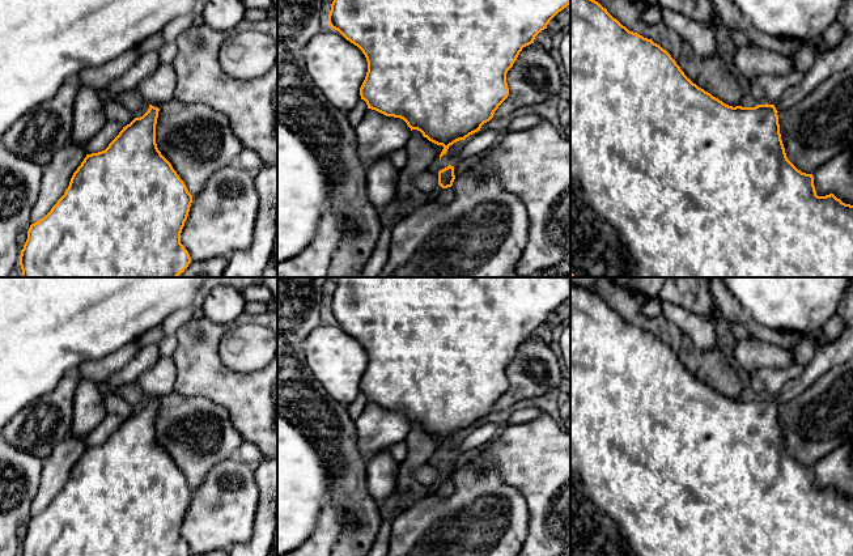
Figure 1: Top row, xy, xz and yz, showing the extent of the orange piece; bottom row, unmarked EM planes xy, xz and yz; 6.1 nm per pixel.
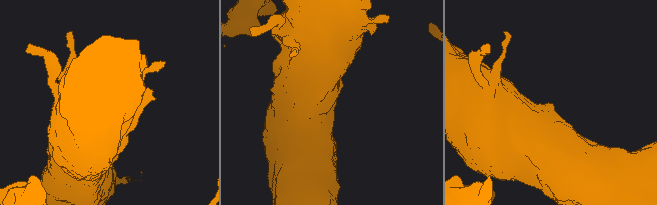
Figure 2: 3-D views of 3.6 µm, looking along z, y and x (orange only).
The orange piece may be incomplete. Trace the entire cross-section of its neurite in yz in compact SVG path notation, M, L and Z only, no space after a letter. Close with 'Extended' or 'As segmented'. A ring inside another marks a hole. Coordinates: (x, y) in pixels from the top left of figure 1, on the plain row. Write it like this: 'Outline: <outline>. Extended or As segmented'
Outline: M853 277L837 307L837 314L844 322L843 332L833 341L828 341L826 345L816 348L810 364L798 377L789 379L776 398L765 396L755 400L733 400L693 377L671 348L659 338L637 326L629 324L598 294L570 284L570 556L853 556L853 498L843 496L833 487L826 489L816 488L812 467L802 466L786 450L777 408L778 404L785 404L803 392L816 378L831 368L853 360Z. Extended

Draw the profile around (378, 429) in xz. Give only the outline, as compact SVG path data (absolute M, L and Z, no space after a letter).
M368 402L356 420L356 430L361 457L368 462L378 453L404 441L411 430L411 421L400 411Z

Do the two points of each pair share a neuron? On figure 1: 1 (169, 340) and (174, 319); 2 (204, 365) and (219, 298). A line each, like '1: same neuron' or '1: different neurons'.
1: different neurons
2: different neurons

